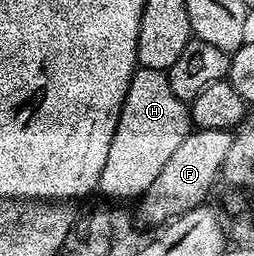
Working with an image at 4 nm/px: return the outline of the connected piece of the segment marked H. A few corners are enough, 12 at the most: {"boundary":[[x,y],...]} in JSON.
{"boundary":[[136,68],[98,190],[140,198],[190,130],[166,72]]}

